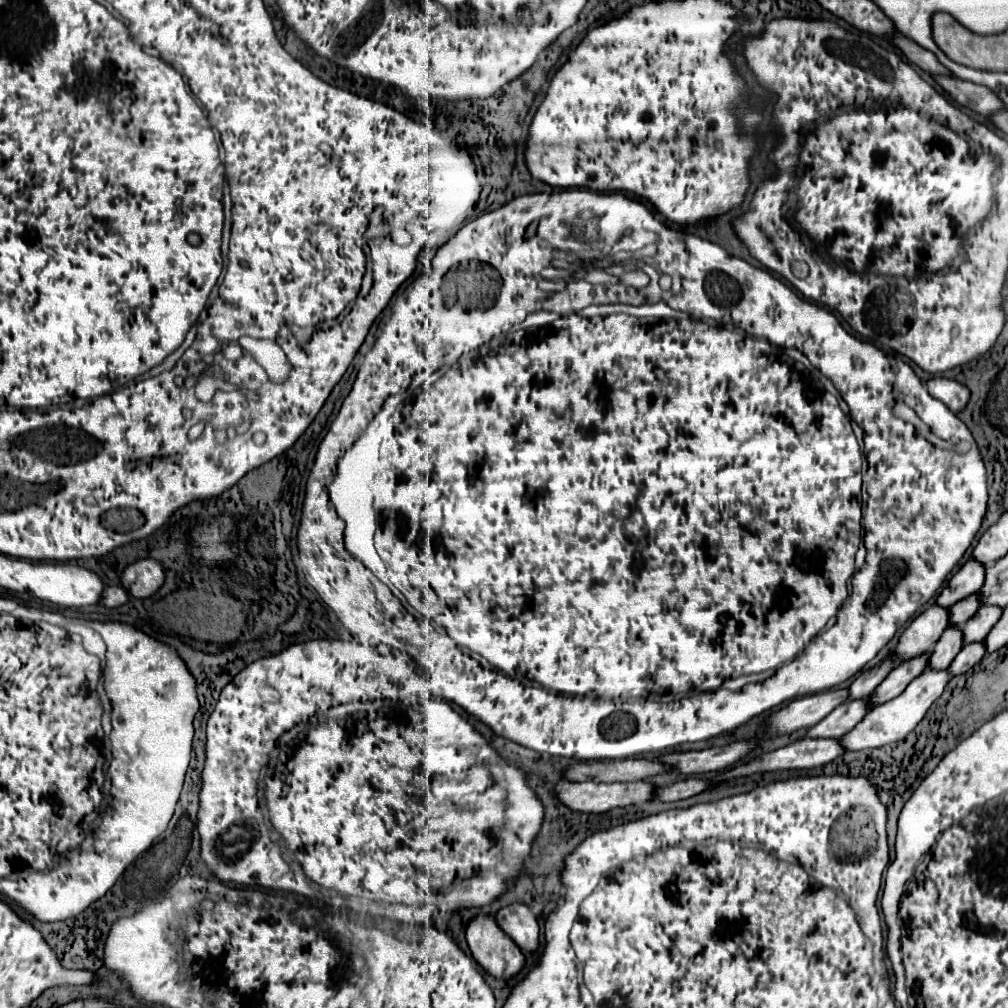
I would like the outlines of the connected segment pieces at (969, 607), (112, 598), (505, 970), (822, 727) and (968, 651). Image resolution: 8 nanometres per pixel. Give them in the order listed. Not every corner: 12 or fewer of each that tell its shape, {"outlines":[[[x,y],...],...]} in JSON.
{"outlines":[[[978,595],[950,607],[950,625],[964,625],[980,607]],[[106,587],[102,605],[112,609],[128,601],[122,587]],[[492,915],[466,927],[472,957],[494,977],[524,967],[520,947]],[[866,699],[842,703],[806,737],[838,737],[868,713]],[[968,643],[948,667],[950,677],[970,671],[984,657],[984,643]]]}

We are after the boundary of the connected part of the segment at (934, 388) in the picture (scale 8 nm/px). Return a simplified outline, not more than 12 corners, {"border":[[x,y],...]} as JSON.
{"border":[[934,377],[928,393],[952,413],[966,407],[970,391],[954,379]]}

